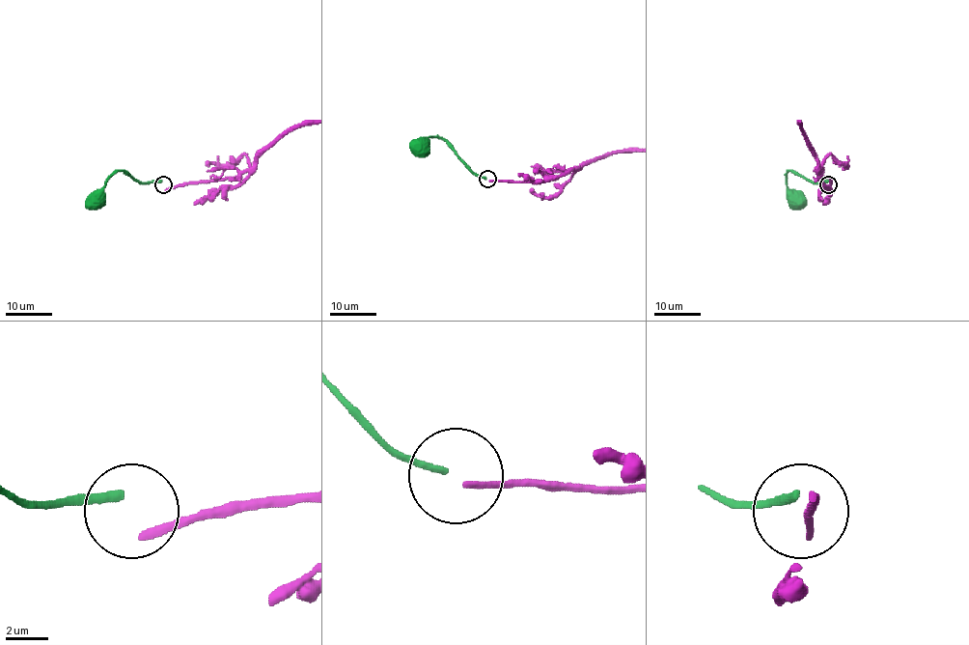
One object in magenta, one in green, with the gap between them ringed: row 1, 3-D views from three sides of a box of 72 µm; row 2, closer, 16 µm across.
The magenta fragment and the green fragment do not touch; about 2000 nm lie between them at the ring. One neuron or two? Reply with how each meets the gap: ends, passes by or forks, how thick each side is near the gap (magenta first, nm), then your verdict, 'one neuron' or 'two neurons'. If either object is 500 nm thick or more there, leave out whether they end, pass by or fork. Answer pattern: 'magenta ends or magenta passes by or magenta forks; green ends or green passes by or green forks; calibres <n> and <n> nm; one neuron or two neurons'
magenta ends; green ends; calibres 400 and 400 nm; two neurons

